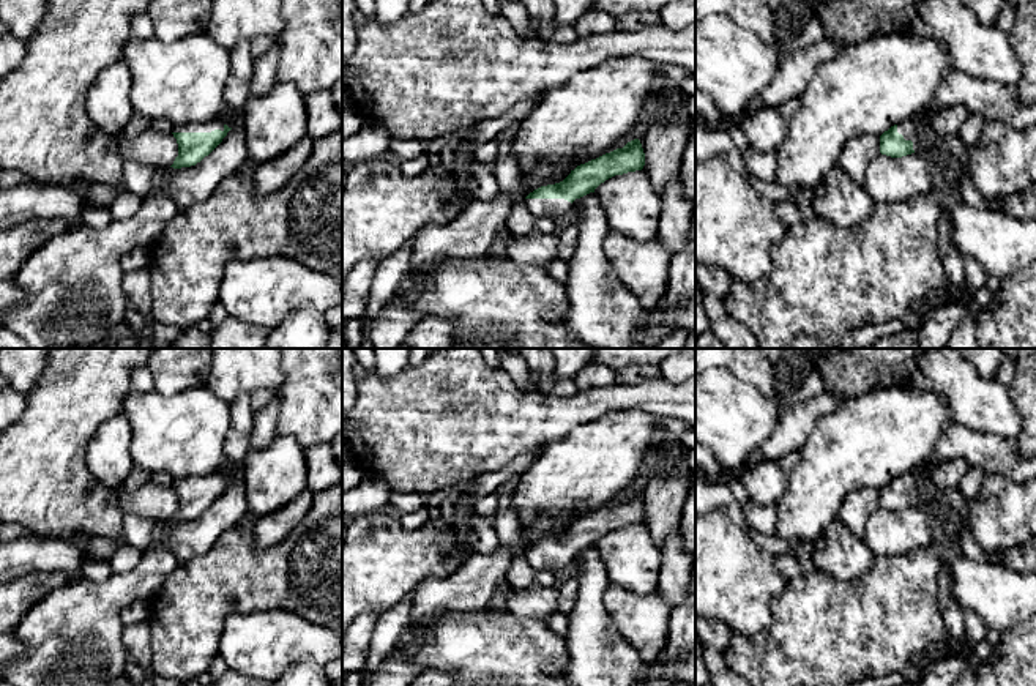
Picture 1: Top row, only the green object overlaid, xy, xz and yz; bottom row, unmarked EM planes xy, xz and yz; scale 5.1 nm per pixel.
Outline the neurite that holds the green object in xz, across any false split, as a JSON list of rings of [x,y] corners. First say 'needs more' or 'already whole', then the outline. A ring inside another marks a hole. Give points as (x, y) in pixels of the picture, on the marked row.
needs more | [[[634,139],[623,148],[577,166],[563,181],[535,189],[525,197],[527,207],[535,218],[561,216],[572,210],[580,197],[594,192],[606,180],[642,170],[643,166],[642,144]]]

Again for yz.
needs more | [[[905,120],[891,126],[880,136],[880,153],[891,158],[902,158],[919,150],[916,121]]]

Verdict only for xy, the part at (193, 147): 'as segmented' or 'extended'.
extended

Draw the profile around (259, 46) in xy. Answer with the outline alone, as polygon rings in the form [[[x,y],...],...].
[[[257,36],[251,41],[251,54],[254,60],[263,57],[274,44],[278,39],[274,38],[266,38],[266,36]]]

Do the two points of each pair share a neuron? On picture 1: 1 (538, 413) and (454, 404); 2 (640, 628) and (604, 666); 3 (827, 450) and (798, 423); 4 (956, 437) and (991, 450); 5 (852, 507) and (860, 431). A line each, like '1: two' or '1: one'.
1: one
2: two
3: two
4: one
5: two

